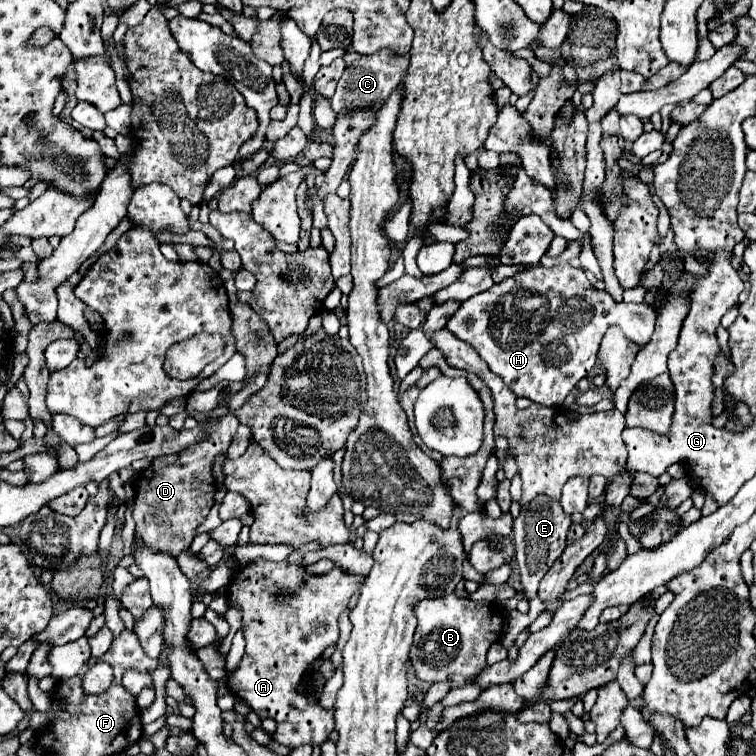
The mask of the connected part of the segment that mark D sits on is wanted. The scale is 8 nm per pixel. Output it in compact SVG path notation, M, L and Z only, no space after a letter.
M227 415L221 419L211 419L213 431L201 445L193 445L193 449L183 449L173 457L157 457L133 479L135 489L135 507L133 521L135 533L153 549L161 549L163 553L173 553L175 557L189 549L195 537L197 527L209 515L209 509L215 503L215 479L213 479L213 461L217 455L227 453L231 439L239 427L235 415Z

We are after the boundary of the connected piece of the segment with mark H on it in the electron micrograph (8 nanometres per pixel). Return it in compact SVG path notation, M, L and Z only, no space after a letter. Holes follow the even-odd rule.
M569 263L551 269L535 265L533 269L525 269L515 277L495 283L491 289L479 293L477 297L463 301L453 313L453 317L447 321L447 329L457 339L467 341L471 347L475 347L481 359L489 365L489 369L497 373L513 389L513 393L517 393L517 397L529 397L531 401L543 405L563 405L575 383L591 373L597 361L595 357L599 351L599 343L611 325L621 327L625 337L629 337L637 345L645 345L655 327L653 309L649 309L647 303L617 303L607 291L593 289L587 283L585 273L573 269ZM571 297L573 311L561 311L565 301Z

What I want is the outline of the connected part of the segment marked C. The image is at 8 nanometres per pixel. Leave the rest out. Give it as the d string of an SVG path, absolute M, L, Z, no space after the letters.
M385 49L381 53L373 53L363 57L363 61L357 61L357 65L353 65L353 69L345 69L335 95L331 97L331 105L337 111L337 125L333 129L335 135L335 155L333 155L333 163L329 167L329 171L325 173L325 183L319 187L317 197L323 201L327 195L335 193L339 183L345 179L351 163L355 161L355 147L357 141L361 137L361 133L365 129L369 129L369 125L373 125L373 111L377 111L377 105L381 105L381 101L385 101L385 97L401 83L403 73L407 71L409 59L407 57L397 57L393 53L385 53Z

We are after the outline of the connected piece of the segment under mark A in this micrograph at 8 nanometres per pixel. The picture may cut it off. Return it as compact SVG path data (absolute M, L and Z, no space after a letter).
M257 559L247 567L237 567L235 577L227 587L231 603L239 603L243 609L243 631L245 631L245 655L239 667L227 677L227 685L235 697L245 701L261 719L271 717L277 721L273 739L289 749L299 745L321 745L333 731L333 709L323 709L317 701L309 701L309 695L297 693L297 685L305 679L307 665L321 657L321 653L335 645L339 639L339 615L347 609L351 595L361 589L365 577L331 569L325 575L311 575L303 565L289 565L287 561L265 561Z

